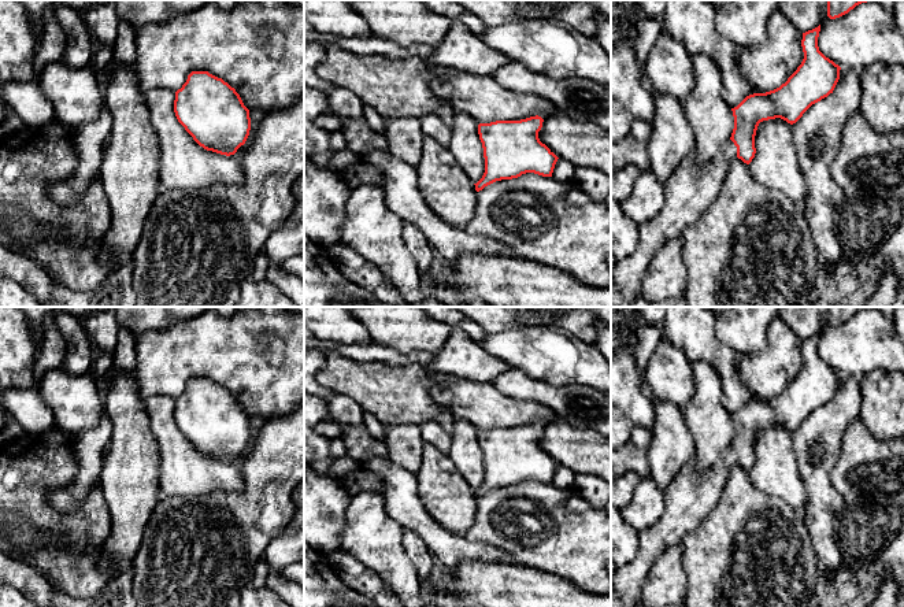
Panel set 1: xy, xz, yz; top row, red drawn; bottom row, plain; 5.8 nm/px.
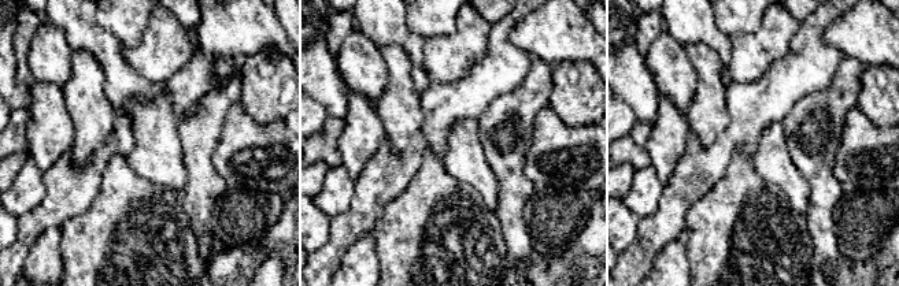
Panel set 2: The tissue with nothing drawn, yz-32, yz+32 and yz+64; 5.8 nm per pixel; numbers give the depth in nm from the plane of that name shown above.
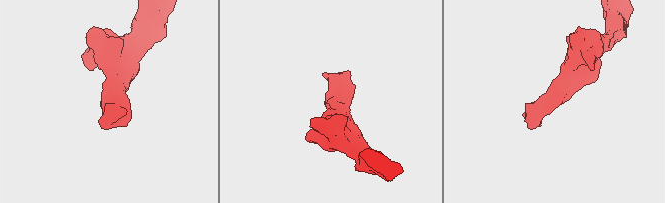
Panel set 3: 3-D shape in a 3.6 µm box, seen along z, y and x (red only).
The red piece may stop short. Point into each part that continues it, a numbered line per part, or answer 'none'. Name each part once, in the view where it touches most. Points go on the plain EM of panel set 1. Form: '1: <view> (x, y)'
1: yz (692, 495)

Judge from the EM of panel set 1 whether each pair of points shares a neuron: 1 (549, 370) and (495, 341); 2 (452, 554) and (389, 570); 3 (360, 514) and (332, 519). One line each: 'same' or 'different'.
1: same
2: different
3: different

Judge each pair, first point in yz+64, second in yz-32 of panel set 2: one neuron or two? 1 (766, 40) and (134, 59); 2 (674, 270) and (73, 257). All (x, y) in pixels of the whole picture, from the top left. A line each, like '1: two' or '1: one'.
1: one
2: two

